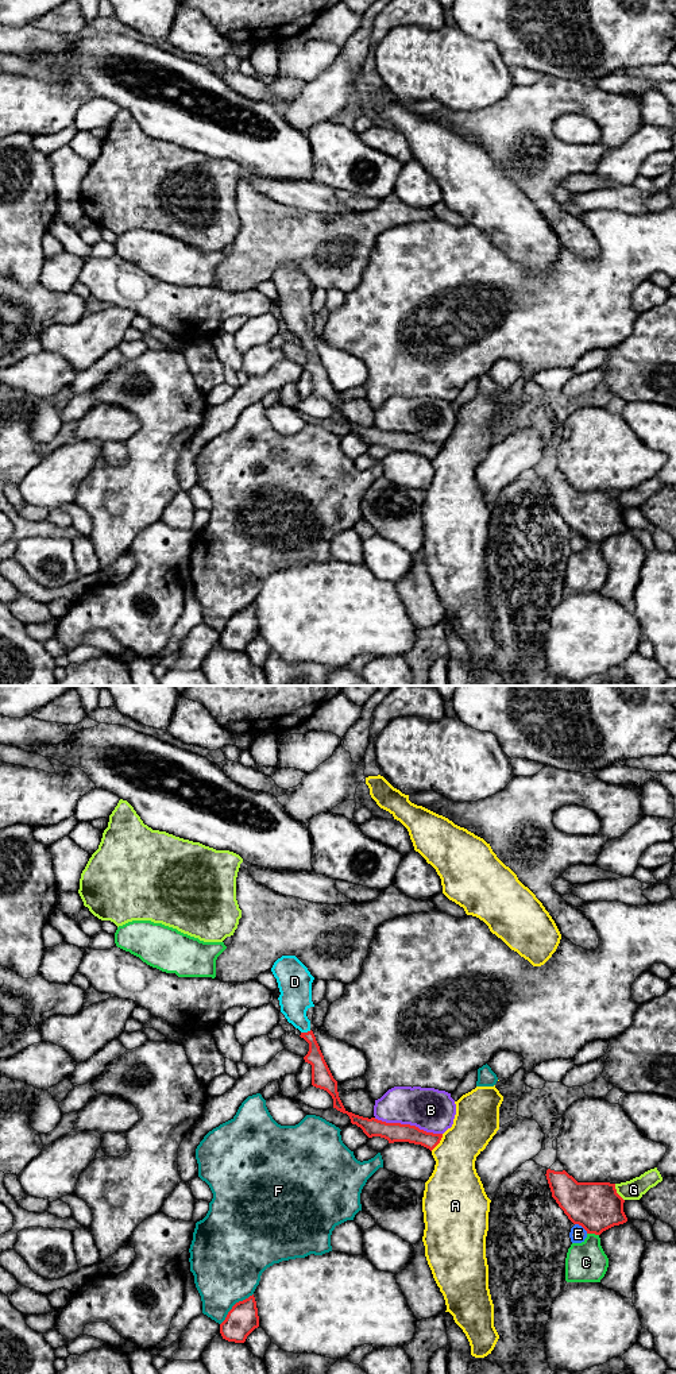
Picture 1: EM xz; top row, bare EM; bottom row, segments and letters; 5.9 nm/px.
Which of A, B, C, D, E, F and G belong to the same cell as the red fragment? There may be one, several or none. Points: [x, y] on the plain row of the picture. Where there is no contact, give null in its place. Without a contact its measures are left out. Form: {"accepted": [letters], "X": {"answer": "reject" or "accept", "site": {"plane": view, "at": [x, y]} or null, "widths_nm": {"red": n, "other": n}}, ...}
{"accepted": ["D"], "A": {"answer": "reject", "site": {"plane": "xz", "at": [439, 451]}, "widths_nm": {"red": 110, "other": 280}}, "B": {"answer": "reject", "site": {"plane": "xz", "at": [408, 433]}, "widths_nm": {"red": 110, "other": 260}}, "C": {"answer": "reject", "site": {"plane": "xz", "at": [593, 541]}, "widths_nm": {"red": 300, "other": 240}}, "D": {"answer": "accept", "site": {"plane": "xz", "at": [305, 342]}, "widths_nm": {"red": 110, "other": 190}}, "E": {"answer": "reject", "site": {"plane": "xz", "at": [582, 535]}, "widths_nm": {"red": 300, "other": 100}}, "F": {"answer": "reject", "site": {"plane": "xz", "at": [234, 614]}, "widths_nm": {"red": 180, "other": 420}}, "G": {"answer": "reject", "site": {"plane": "xz", "at": [615, 501]}, "widths_nm": {"red": 300, "other": 120}}}

